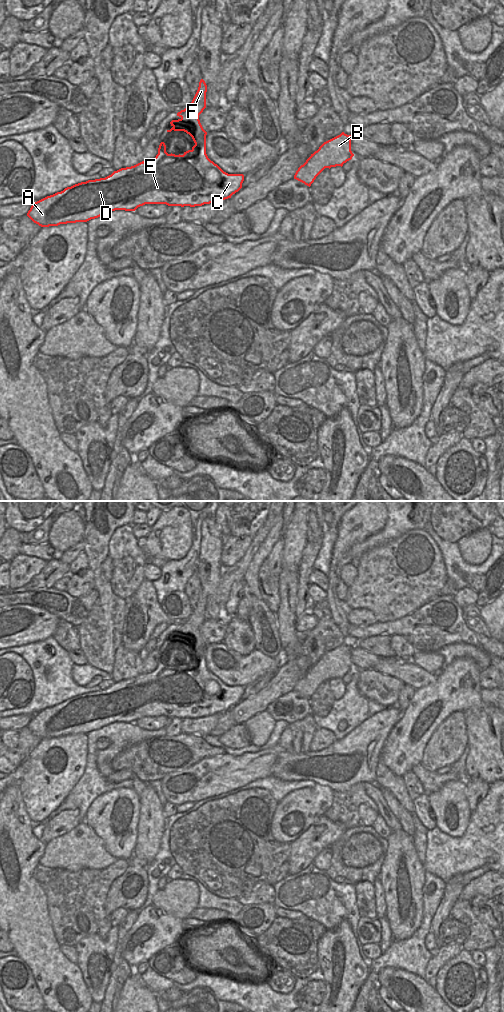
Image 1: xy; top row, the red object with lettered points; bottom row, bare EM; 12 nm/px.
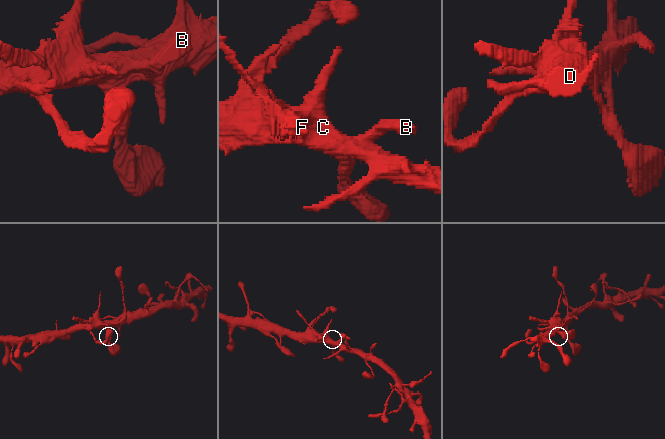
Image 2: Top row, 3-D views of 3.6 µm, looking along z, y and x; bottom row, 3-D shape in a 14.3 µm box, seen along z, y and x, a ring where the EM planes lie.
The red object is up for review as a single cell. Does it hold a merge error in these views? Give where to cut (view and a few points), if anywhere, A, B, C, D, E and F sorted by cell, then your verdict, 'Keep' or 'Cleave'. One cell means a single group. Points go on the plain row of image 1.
No split. Groups: A B C D E F. Keep

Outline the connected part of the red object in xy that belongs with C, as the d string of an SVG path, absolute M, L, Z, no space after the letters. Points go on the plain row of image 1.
M203 591L191 616L177 625L180 630L170 634L172 640L167 644L184 643L189 646L195 657L183 667L168 666L166 657L161 654L158 666L149 674L121 680L111 687L88 692L65 700L61 704L47 708L32 715L27 728L41 739L60 736L87 734L115 722L135 723L145 716L166 716L168 718L202 718L222 714L231 710L242 700L243 686L228 686L211 673L206 666L206 647L199 627L206 620L207 597Z

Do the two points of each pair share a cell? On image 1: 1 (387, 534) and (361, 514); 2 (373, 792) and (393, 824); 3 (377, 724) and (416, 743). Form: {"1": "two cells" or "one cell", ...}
{"1": "two cells", "2": "one cell", "3": "two cells"}

